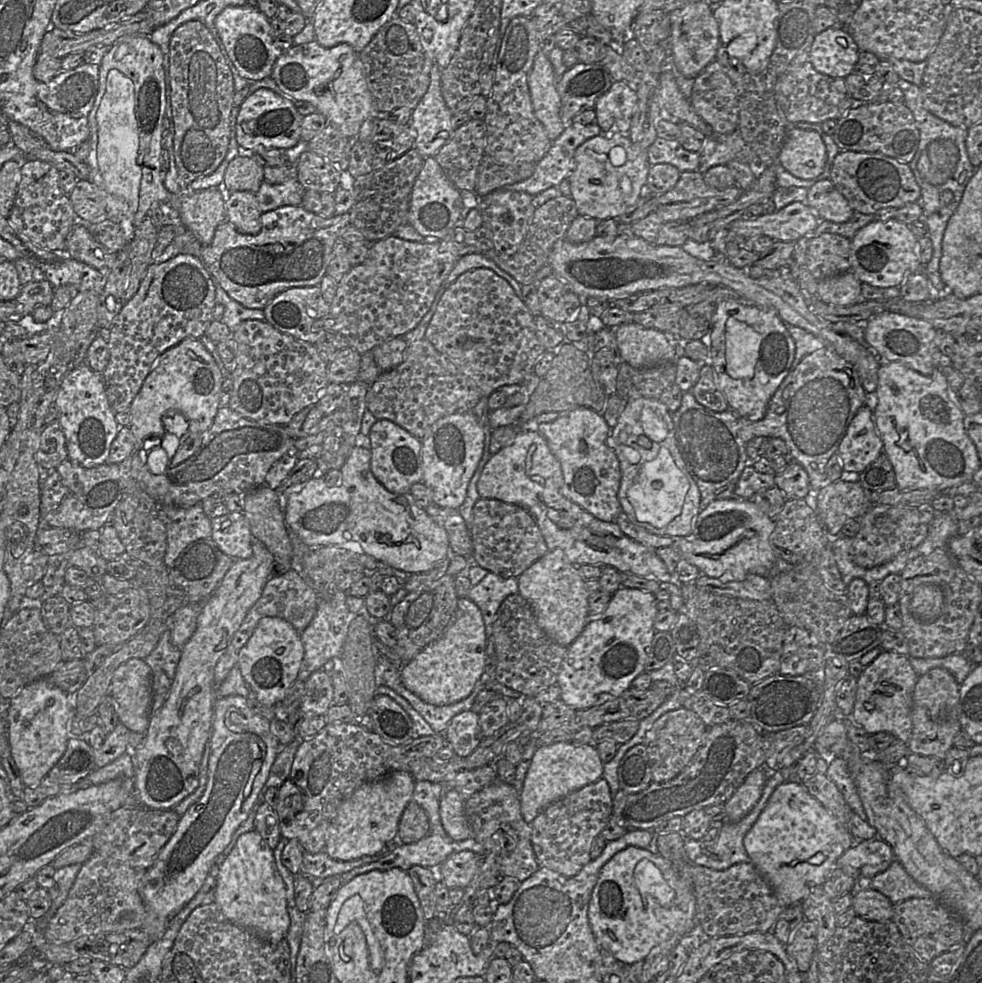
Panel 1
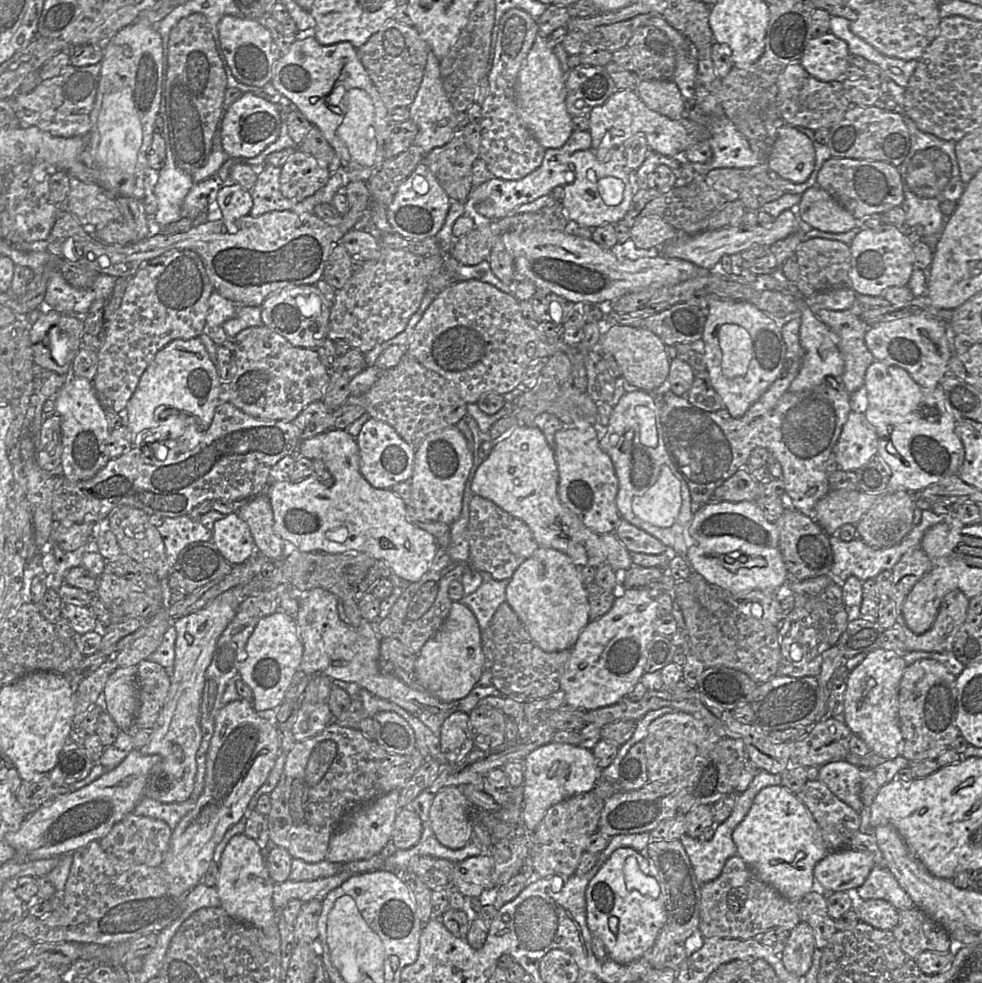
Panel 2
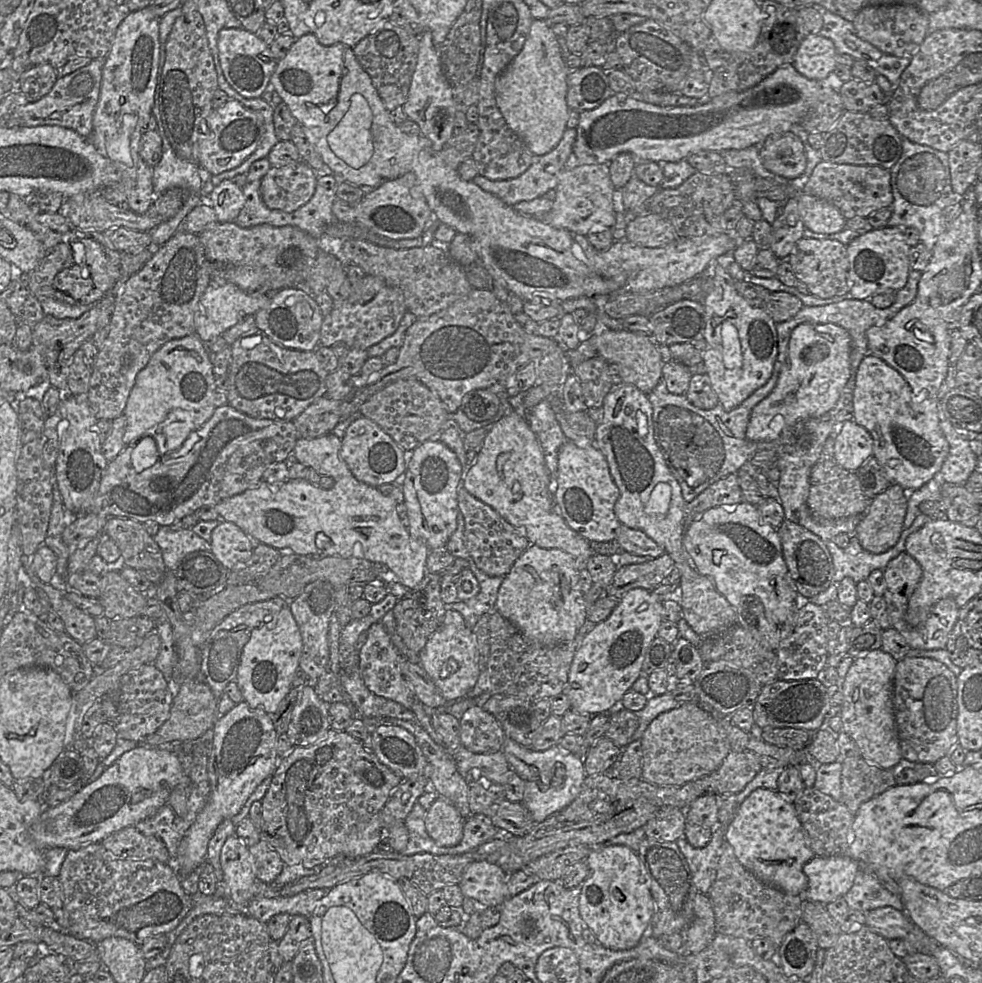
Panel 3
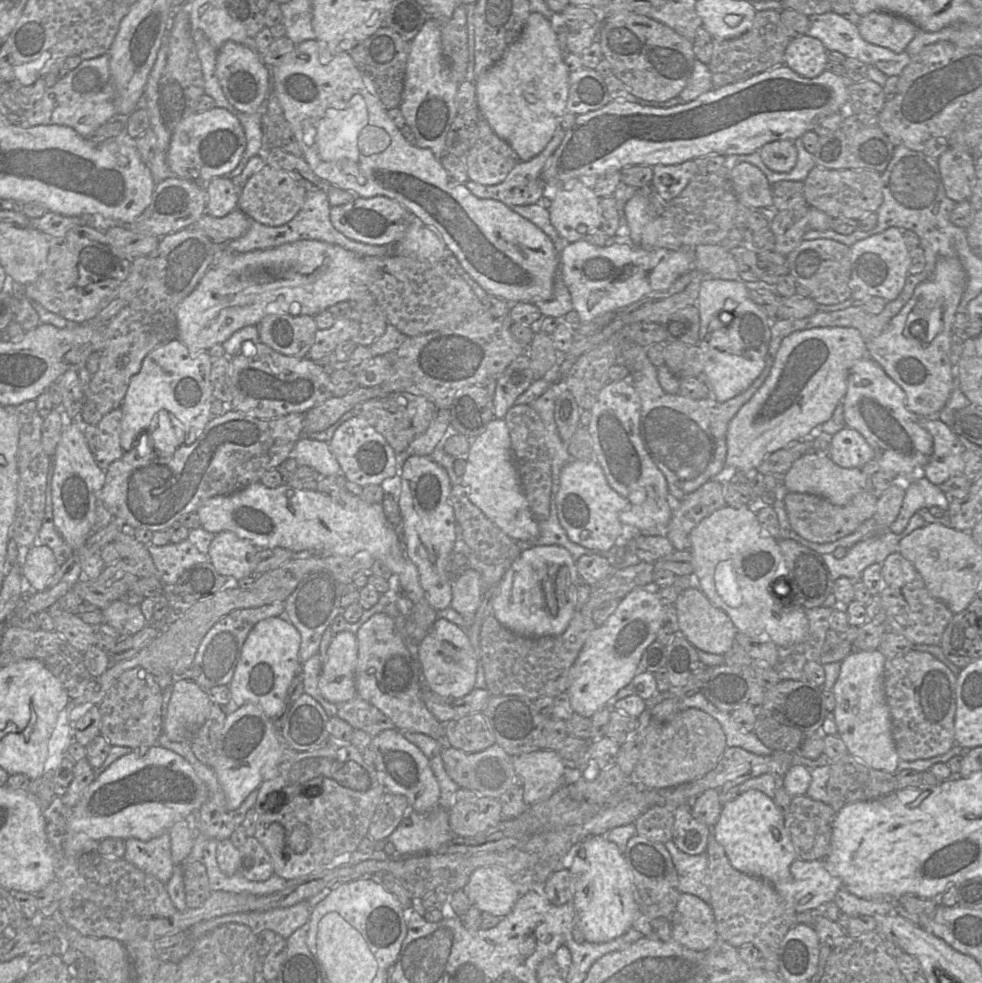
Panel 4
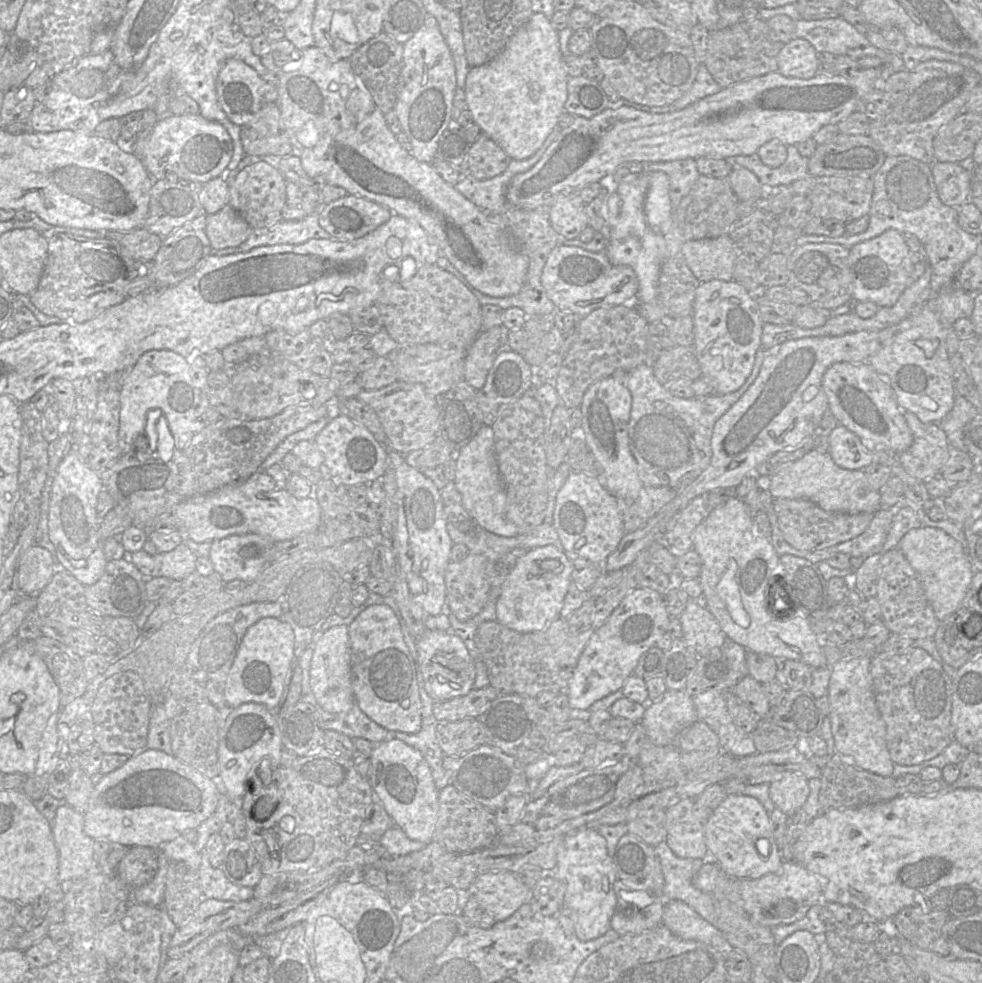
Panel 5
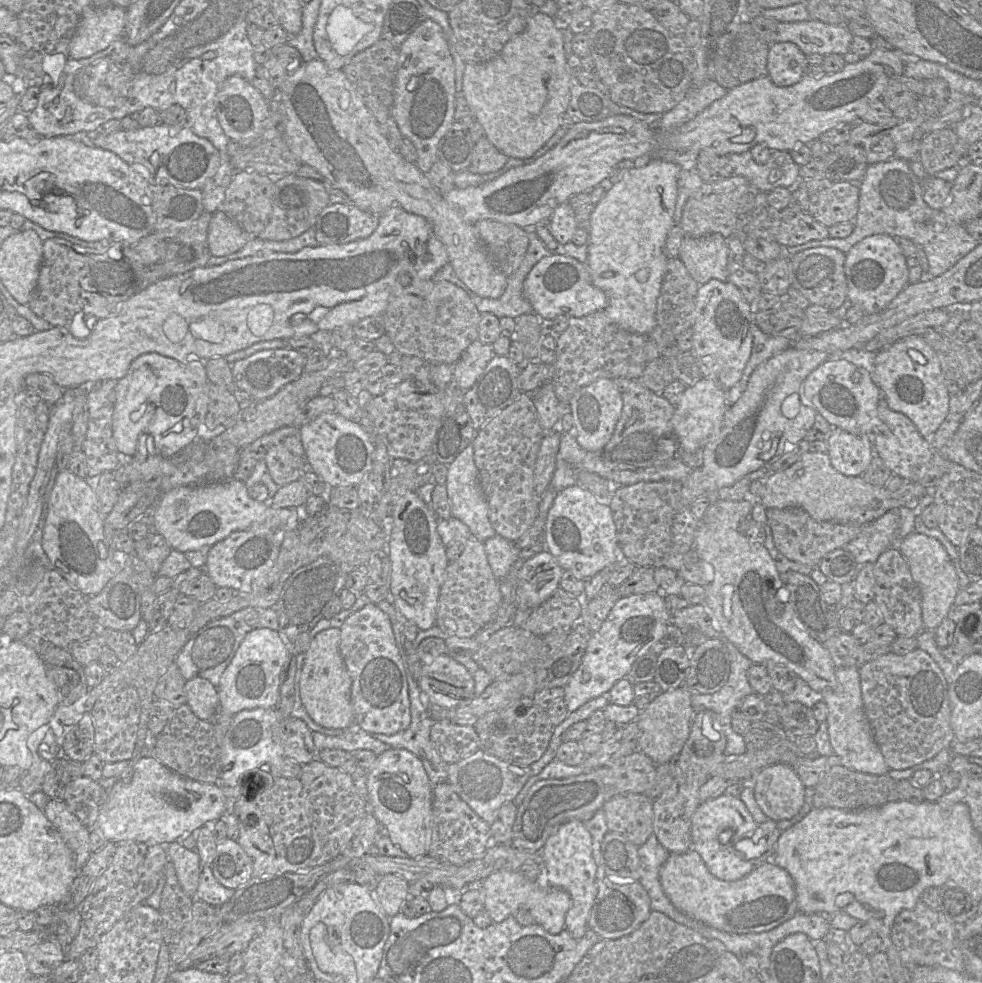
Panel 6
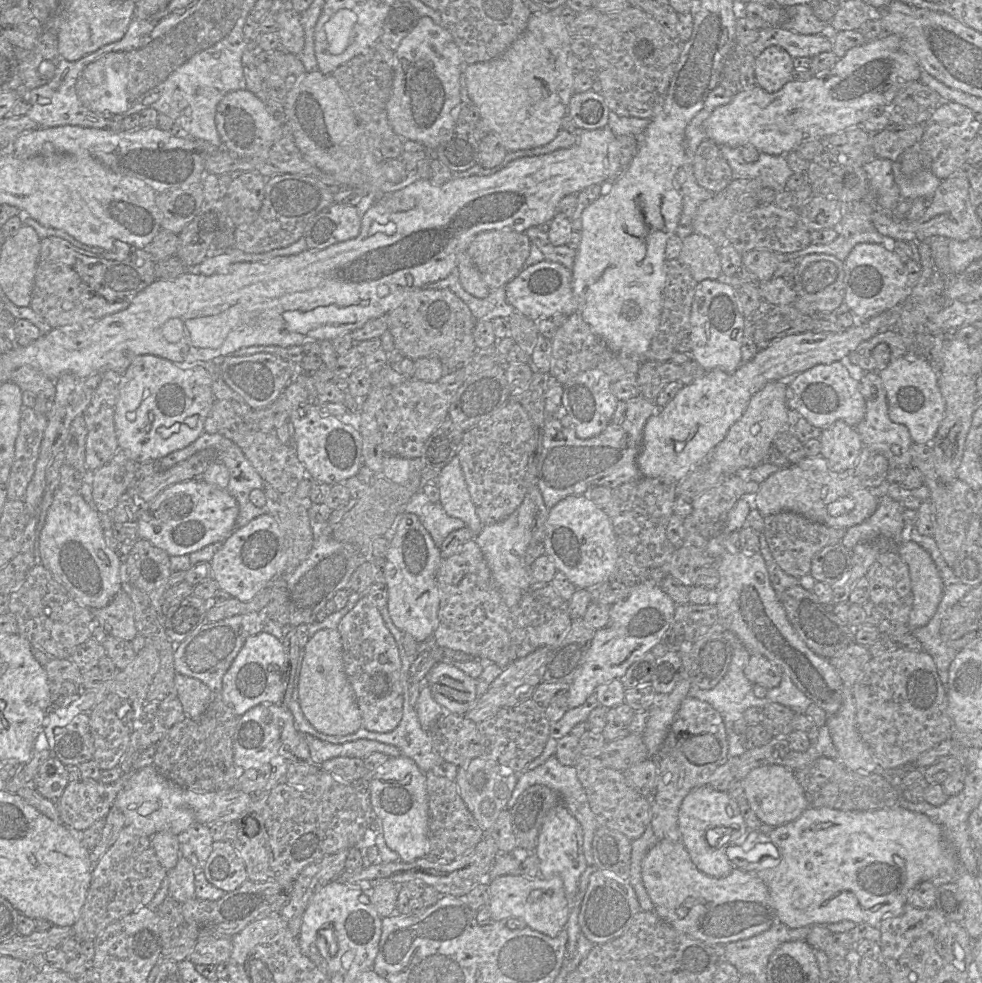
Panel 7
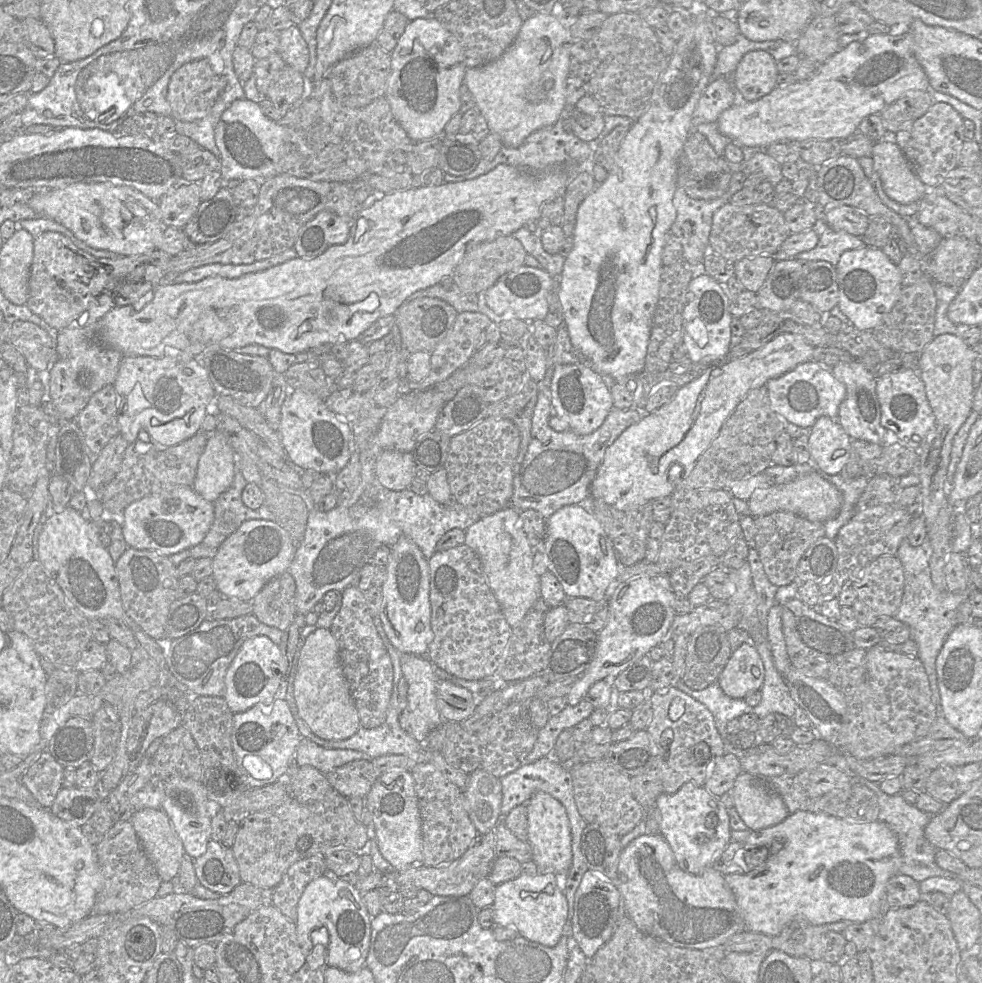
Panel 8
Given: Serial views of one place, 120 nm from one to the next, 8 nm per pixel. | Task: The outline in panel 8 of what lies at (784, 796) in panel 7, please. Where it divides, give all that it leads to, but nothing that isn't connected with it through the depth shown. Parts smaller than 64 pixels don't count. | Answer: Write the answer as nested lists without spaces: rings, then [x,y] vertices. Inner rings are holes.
[[[742,772],[731,789],[734,806],[748,830],[757,831],[782,822],[790,813],[782,798],[769,790],[763,778]]]

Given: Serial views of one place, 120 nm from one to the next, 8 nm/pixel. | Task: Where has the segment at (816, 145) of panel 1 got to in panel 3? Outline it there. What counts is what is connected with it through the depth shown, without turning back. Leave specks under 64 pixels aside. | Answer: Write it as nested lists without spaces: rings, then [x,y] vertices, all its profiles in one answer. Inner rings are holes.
[[[792,131],[772,135],[760,146],[760,150],[764,166],[779,176],[794,179],[806,169],[804,144]]]

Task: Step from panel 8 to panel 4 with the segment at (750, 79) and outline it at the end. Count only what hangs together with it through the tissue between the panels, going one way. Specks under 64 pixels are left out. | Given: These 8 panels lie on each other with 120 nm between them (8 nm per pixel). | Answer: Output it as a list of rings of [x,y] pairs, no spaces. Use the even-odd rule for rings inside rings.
[[[808,35],[792,39],[784,64],[805,78],[816,78],[827,70],[828,51],[823,43]]]

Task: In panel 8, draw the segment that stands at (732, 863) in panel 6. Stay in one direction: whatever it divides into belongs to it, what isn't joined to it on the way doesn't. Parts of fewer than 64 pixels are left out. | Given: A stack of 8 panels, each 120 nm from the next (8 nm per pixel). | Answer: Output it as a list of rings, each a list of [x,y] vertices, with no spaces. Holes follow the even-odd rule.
[[[687,782],[673,794],[663,792],[657,797],[655,807],[661,815],[659,834],[670,845],[679,867],[688,873],[699,874],[711,867],[714,859],[731,843],[728,811],[719,797],[712,795],[704,785]]]

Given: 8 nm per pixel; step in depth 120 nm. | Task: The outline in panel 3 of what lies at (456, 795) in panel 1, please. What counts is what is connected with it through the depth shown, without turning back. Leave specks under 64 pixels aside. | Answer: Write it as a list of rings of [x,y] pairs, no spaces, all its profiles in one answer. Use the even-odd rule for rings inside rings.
[[[443,797],[432,803],[425,813],[424,822],[427,833],[439,846],[456,846],[463,838],[465,818]]]

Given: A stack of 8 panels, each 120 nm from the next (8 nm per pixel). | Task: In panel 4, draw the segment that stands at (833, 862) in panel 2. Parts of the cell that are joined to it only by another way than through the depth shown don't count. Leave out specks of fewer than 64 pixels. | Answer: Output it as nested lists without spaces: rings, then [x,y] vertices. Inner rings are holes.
[[[796,859],[790,865],[791,876],[786,882],[771,883],[782,899],[799,914],[822,909],[833,902],[842,888],[842,881],[826,868],[825,860]]]

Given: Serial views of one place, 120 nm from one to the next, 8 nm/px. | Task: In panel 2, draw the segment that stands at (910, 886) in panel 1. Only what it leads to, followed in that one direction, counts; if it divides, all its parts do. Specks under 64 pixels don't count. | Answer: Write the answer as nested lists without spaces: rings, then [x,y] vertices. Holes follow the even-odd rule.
[[[874,865],[865,882],[856,888],[856,899],[882,899],[890,902],[898,911],[914,907],[907,892],[899,885],[885,865]]]

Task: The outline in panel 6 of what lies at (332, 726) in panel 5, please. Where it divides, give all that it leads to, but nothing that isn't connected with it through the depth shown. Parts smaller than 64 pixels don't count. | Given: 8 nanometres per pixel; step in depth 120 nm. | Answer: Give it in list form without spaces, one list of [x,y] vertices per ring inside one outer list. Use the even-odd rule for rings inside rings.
[[[356,722],[343,730],[338,736],[327,736],[313,732],[313,742],[317,751],[324,749],[341,749],[348,752],[357,750],[371,750],[379,755],[391,748],[389,745],[376,739],[372,734],[364,731]]]

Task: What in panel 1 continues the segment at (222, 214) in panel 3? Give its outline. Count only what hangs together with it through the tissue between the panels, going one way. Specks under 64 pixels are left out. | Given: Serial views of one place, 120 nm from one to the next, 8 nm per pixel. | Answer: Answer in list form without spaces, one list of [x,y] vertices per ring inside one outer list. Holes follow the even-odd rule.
[[[250,191],[225,192],[226,217],[237,231],[257,234],[261,230],[261,210],[256,194]]]

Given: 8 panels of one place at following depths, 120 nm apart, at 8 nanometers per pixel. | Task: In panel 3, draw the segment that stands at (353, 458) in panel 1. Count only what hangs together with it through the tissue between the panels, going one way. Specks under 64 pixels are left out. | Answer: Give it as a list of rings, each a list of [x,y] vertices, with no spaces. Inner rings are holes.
[[[330,433],[318,438],[298,438],[293,449],[298,463],[312,468],[321,476],[332,477],[333,488],[322,489],[307,479],[279,483],[261,481],[257,486],[215,505],[219,519],[234,523],[256,543],[278,550],[290,548],[302,556],[361,558],[373,563],[383,563],[397,576],[399,583],[411,590],[426,574],[430,550],[423,542],[413,538],[403,526],[396,511],[397,503],[391,497],[383,495],[377,488],[364,484],[353,476],[340,455],[341,444],[341,439]]]

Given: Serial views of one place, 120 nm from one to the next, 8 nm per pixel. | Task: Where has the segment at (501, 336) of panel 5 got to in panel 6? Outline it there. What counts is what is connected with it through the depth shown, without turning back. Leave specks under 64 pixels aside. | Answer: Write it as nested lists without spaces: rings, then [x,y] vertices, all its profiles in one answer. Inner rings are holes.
[[[475,340],[453,364],[453,385],[461,390],[470,389],[494,356],[492,345]]]

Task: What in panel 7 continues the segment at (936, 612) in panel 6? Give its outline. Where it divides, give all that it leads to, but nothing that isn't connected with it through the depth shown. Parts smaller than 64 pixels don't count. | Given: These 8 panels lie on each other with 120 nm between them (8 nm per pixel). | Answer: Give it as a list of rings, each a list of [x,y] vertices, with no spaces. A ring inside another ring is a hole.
[[[902,541],[897,548],[909,568],[913,606],[908,627],[913,630],[925,626],[934,616],[943,595],[943,581],[935,562],[918,543]]]

